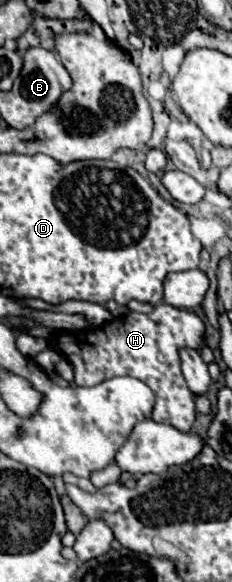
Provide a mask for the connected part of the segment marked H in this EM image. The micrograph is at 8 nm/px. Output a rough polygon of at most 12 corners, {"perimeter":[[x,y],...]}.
{"perimeter":[[158,303],[52,347],[76,385],[118,375],[156,395],[152,419],[190,431],[178,349],[200,349],[196,313]]}

